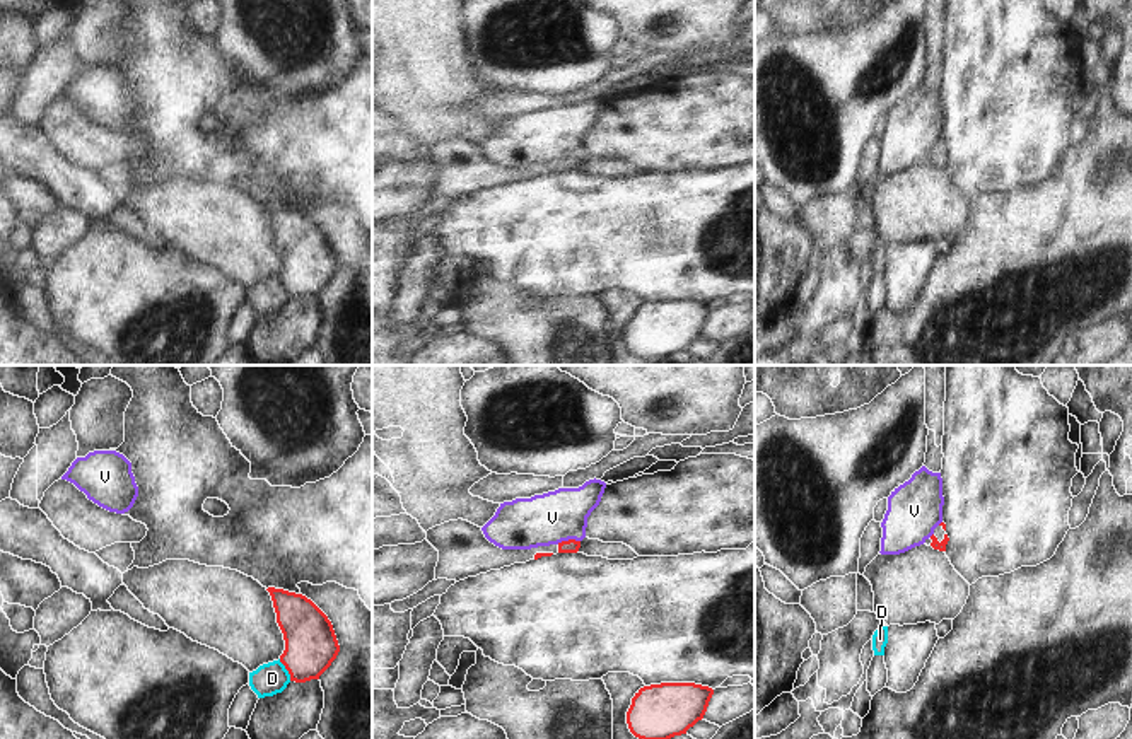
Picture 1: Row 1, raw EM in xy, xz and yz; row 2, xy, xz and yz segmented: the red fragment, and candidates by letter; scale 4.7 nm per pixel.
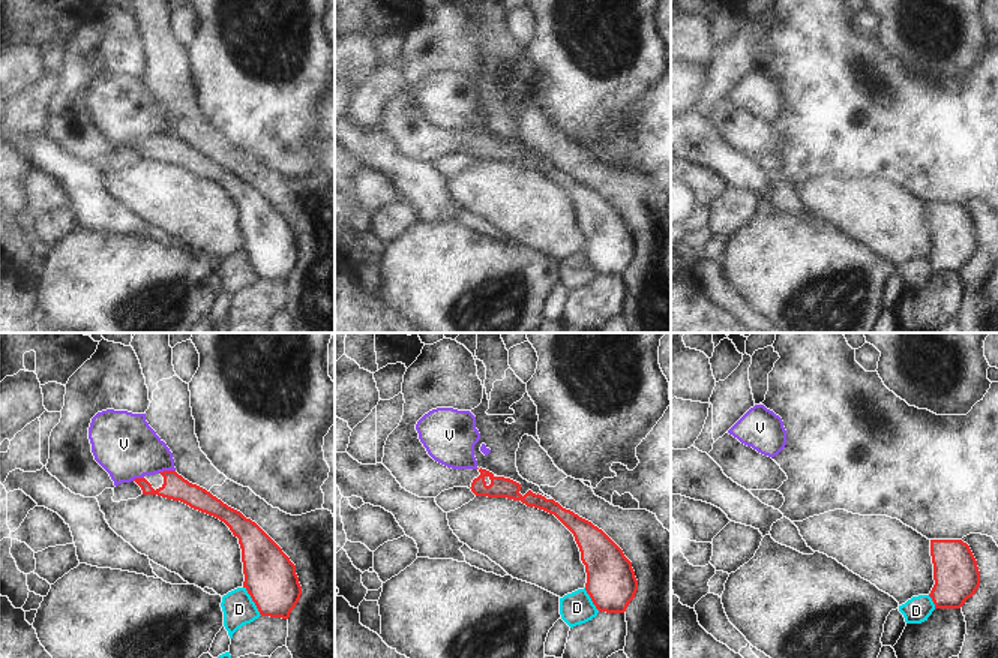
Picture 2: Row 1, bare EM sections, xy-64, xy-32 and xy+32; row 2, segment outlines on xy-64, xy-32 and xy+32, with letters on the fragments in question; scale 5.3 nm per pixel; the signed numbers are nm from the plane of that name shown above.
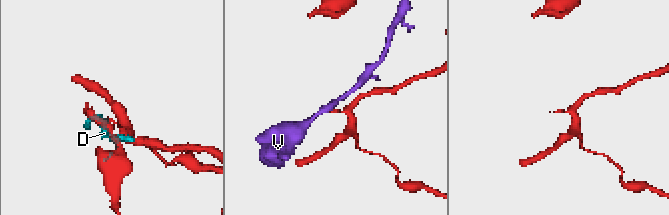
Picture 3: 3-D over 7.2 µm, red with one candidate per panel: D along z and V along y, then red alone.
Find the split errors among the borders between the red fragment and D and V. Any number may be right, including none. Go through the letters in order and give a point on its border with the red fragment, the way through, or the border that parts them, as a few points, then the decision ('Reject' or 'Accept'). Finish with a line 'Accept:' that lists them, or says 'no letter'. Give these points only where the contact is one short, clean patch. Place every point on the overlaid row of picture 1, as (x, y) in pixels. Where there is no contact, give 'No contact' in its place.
D: Touches red at xy (285, 668). Boundary: xy (279, 659), (291, 680). Reject
V: Touches red at xz (569, 540). Boundary: xz (579, 540), (562, 540), (557, 543). Reject
Accept: no letter

